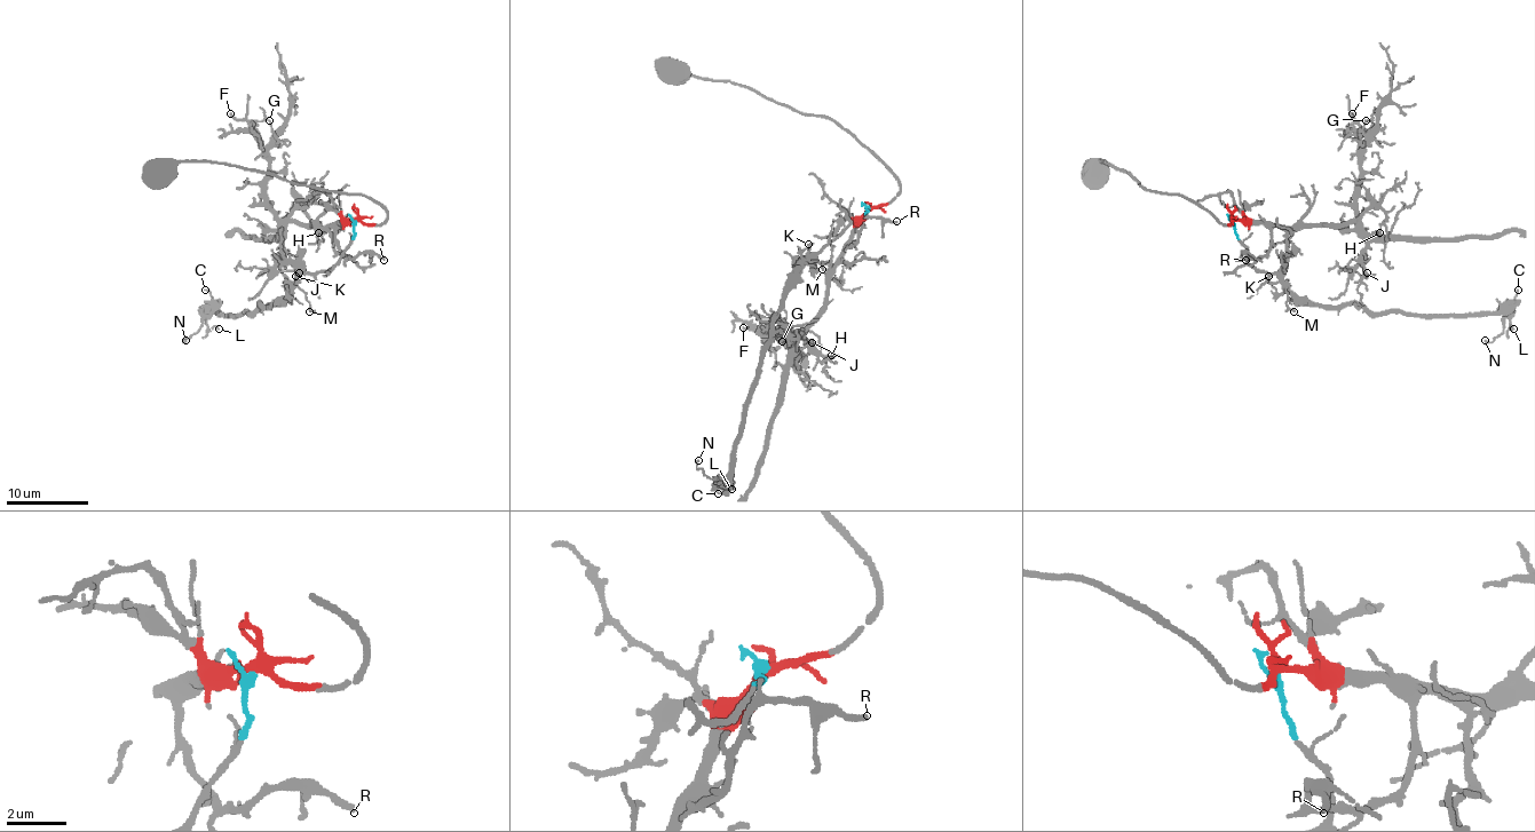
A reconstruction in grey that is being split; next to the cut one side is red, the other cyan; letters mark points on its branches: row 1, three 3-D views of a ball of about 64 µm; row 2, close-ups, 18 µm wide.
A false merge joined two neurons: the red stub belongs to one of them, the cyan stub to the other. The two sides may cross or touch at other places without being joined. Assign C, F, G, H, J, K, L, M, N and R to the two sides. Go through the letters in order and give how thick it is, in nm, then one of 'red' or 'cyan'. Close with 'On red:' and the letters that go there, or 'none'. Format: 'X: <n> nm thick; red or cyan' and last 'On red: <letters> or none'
C: 110 nm thick; cyan
F: 160 nm thick; red
G: 70 nm thick; red
H: 140 nm thick; red
J: 150 nm thick; red
K: 170 nm thick; cyan
L: 120 nm thick; cyan
M: 90 nm thick; cyan
N: 110 nm thick; cyan
R: 200 nm thick; red
On red: F, G, H, J, R

